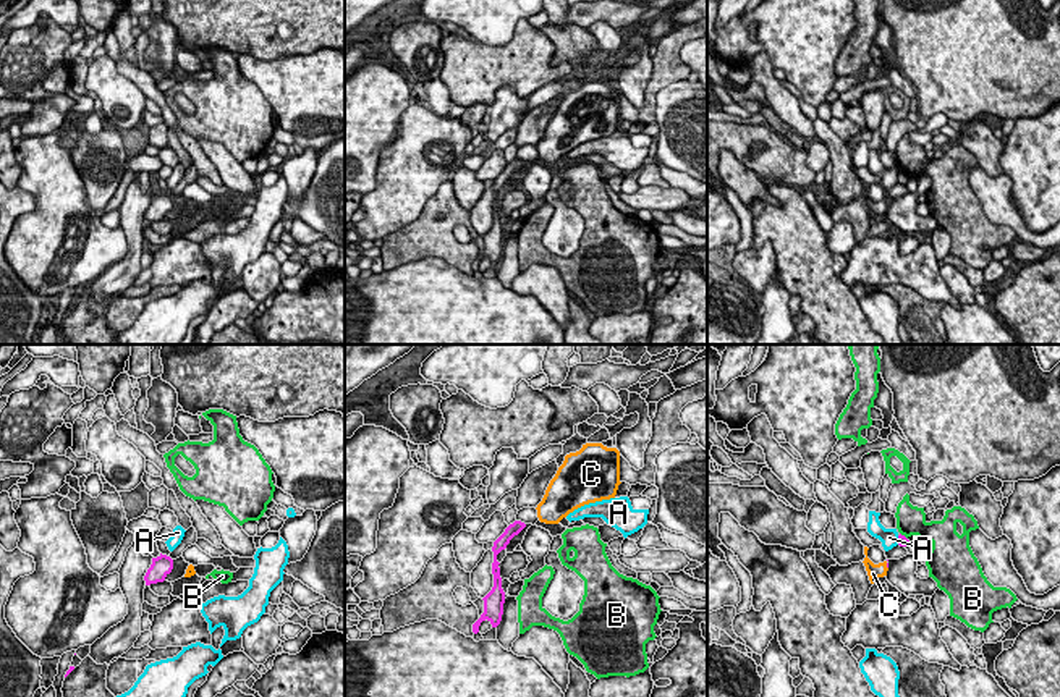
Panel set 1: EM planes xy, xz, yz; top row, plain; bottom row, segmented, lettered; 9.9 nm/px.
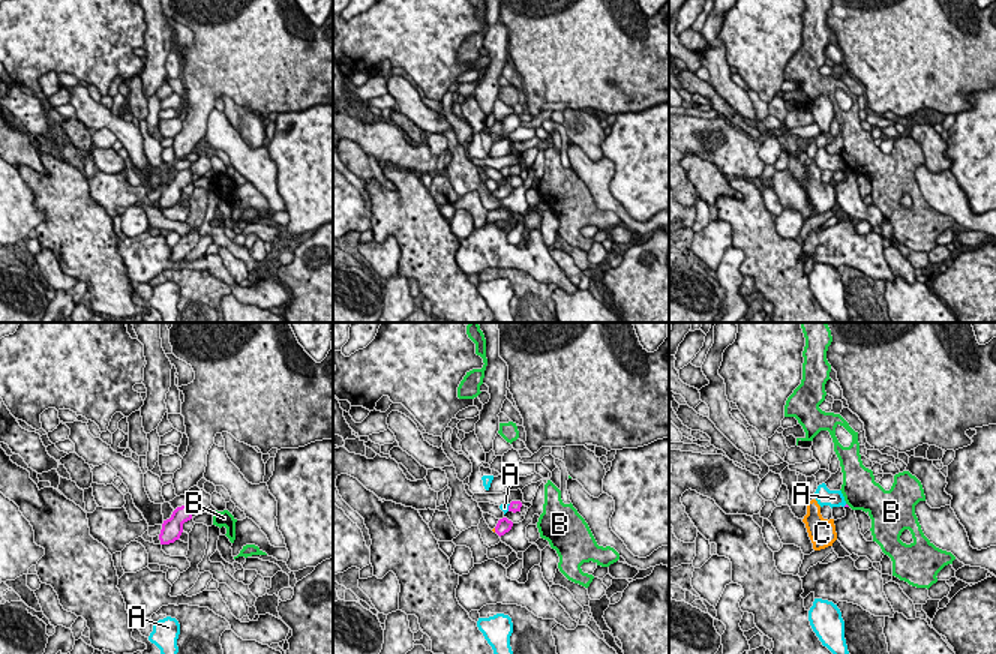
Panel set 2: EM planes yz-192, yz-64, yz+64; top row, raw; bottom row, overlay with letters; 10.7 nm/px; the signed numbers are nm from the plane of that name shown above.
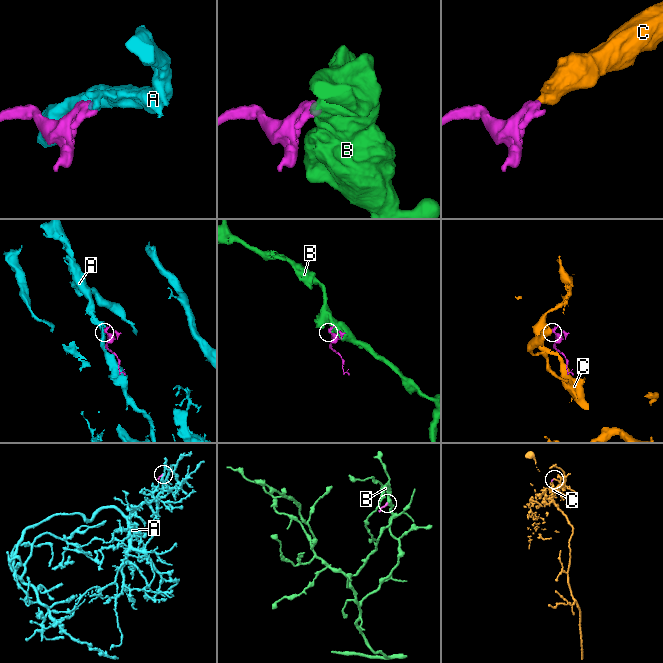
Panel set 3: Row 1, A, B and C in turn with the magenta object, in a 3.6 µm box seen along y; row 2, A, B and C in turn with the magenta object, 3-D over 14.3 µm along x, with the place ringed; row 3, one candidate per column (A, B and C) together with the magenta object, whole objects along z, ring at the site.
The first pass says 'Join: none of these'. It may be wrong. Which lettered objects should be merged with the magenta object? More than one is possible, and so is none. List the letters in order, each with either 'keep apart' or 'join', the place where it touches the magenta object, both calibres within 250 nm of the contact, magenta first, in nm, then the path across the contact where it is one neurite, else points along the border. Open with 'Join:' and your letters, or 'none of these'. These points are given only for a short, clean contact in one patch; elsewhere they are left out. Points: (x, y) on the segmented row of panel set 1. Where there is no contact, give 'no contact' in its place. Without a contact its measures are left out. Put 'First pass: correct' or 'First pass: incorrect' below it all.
Join: C
A: keep apart; contact yz (898, 540); calibres 100 and 190 nm; border yz (897, 536), (898, 544)
B: keep apart; contact yz (903, 536); calibres 100 and 280 nm; border yz (900, 532), (907, 539)
C: join; contact yz (887, 566); calibres 30 and 130 nm; way yz (887, 563), (887, 566), (873, 570)
First pass: incorrect

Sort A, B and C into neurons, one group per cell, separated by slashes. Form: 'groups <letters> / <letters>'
groups A / B / C

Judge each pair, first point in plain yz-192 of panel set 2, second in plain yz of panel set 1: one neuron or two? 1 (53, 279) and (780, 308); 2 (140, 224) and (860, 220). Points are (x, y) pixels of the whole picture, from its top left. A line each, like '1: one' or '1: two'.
1: two
2: two

